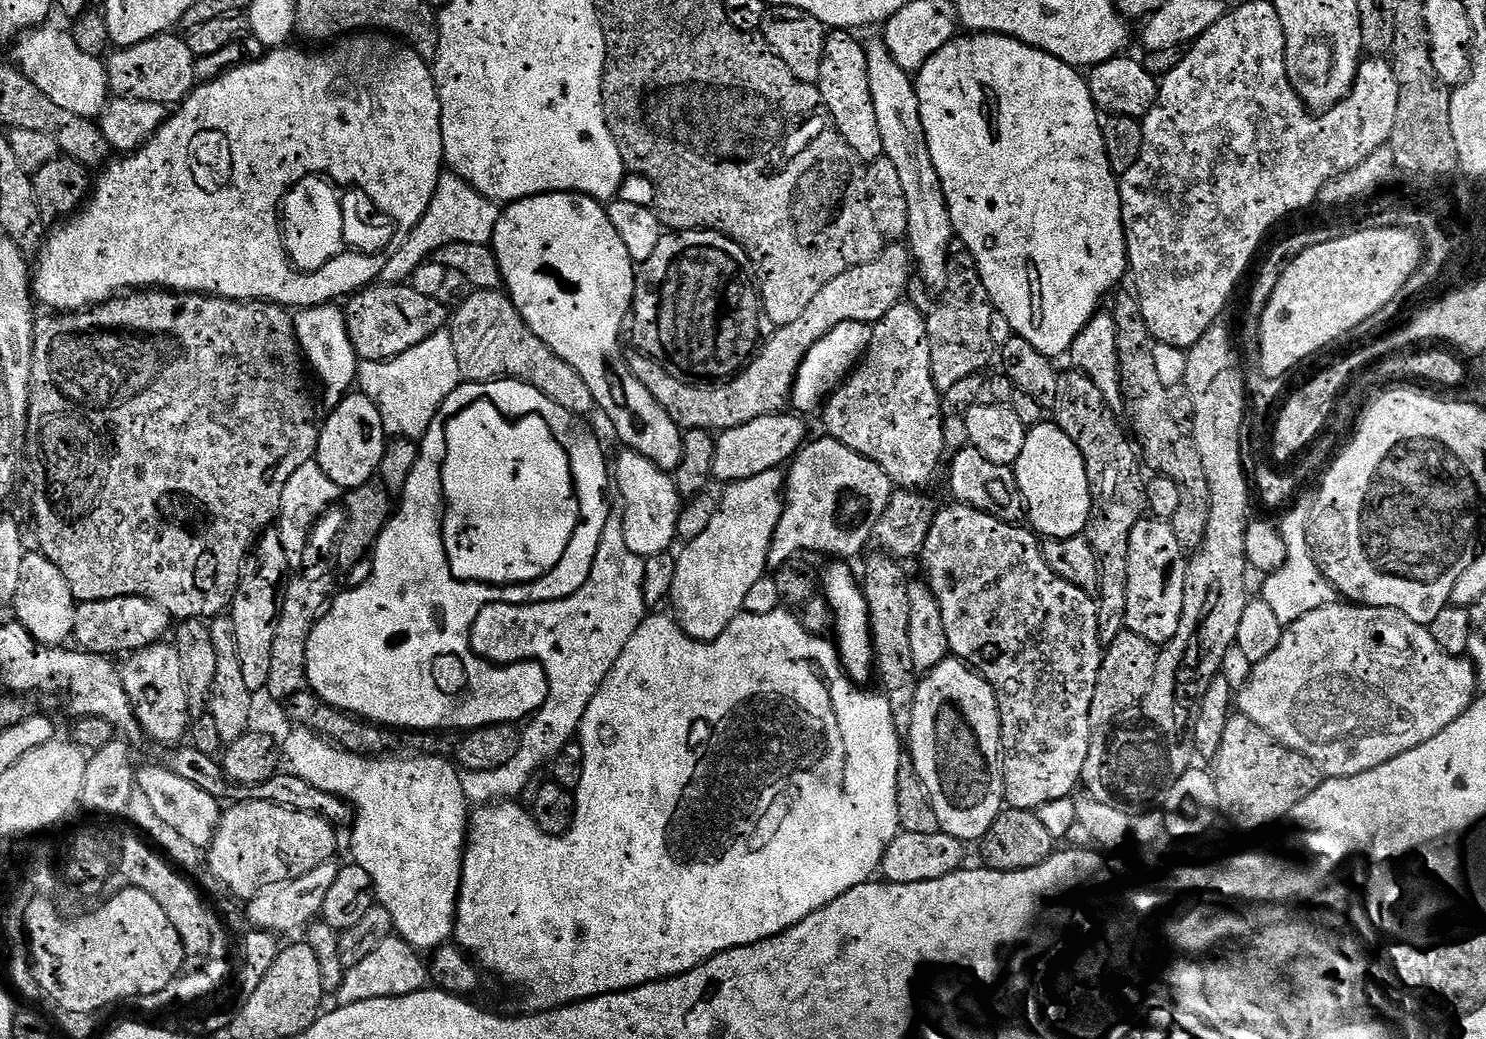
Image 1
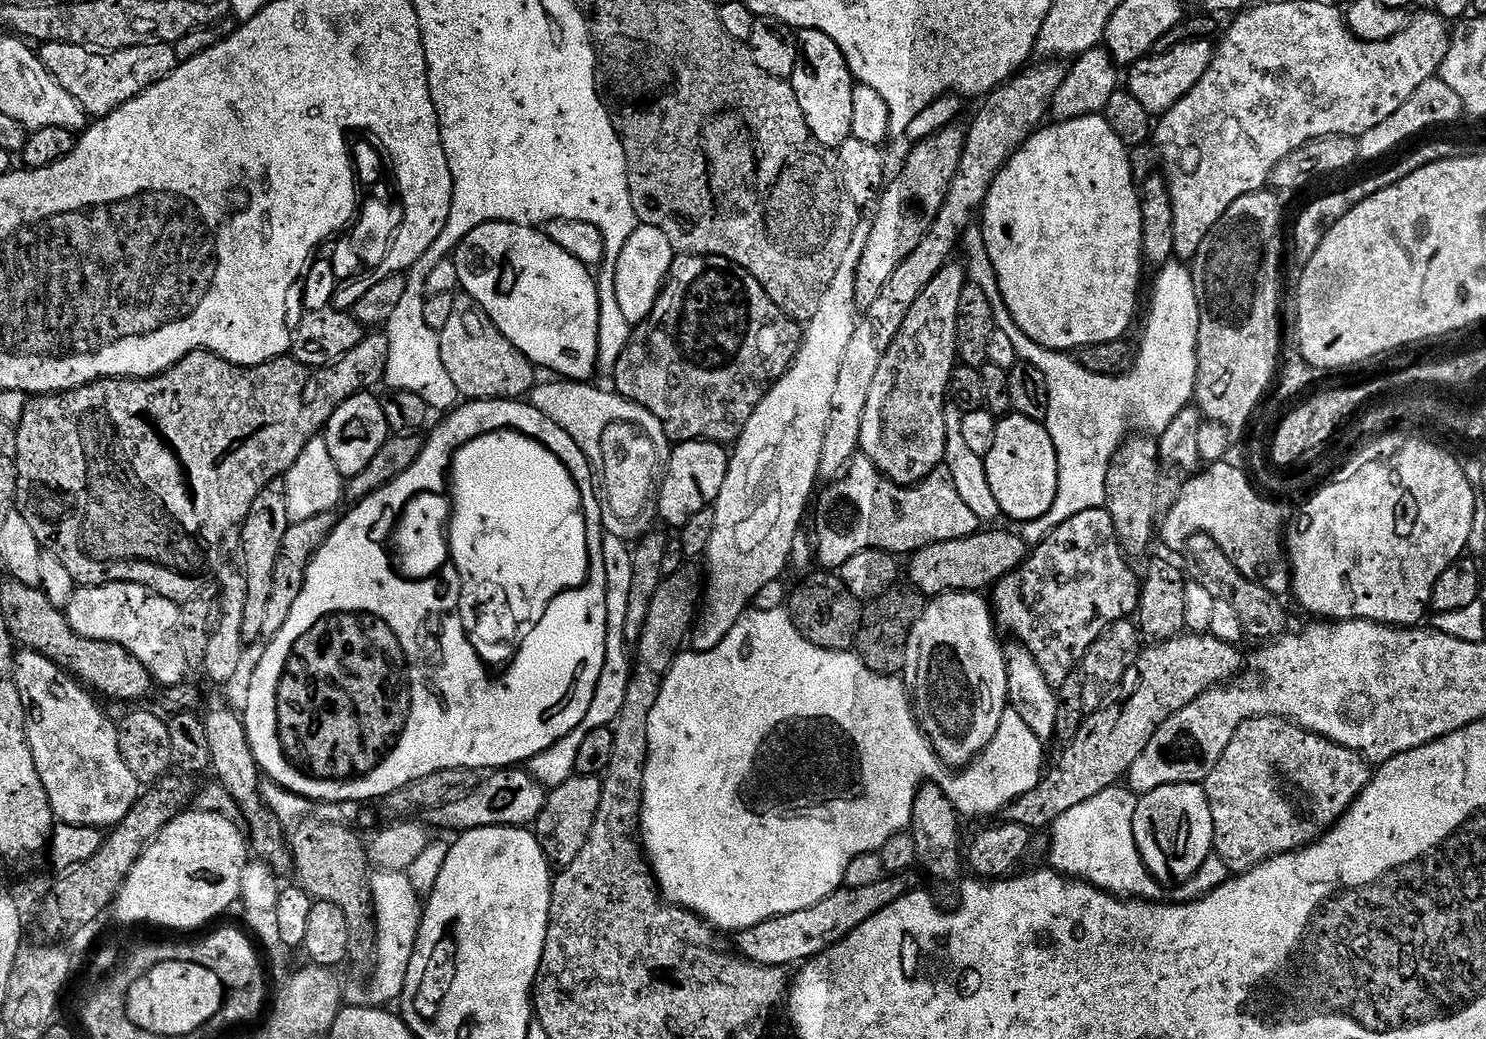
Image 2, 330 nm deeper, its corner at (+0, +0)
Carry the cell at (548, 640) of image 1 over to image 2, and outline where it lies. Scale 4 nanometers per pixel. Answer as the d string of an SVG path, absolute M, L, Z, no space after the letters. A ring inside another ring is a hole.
M605 535L602 542L602 562L606 566L606 622L608 633L606 634L606 662L602 666L602 678L598 678L598 686L594 690L594 702L590 702L590 710L586 710L586 718L566 738L562 738L550 750L538 754L529 760L526 768L532 773L532 777L545 789L551 790L562 786L576 772L576 759L578 758L578 746L586 739L590 730L598 730L615 725L618 714L622 710L622 702L626 702L626 686L628 679L632 677L630 667L630 645L624 641L626 630L626 609L630 602L630 585L634 574L634 562L632 561L632 548L629 541L623 536Z

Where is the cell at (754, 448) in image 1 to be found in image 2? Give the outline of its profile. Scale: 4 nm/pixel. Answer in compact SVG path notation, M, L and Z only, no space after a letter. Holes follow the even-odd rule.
M686 440L677 443L671 449L667 465L664 469L664 481L660 483L659 519L661 521L665 520L675 530L681 530L684 529L686 524L699 511L713 507L718 498L718 494L722 490L722 482L726 482L729 459L729 449L723 444L714 444L709 440Z

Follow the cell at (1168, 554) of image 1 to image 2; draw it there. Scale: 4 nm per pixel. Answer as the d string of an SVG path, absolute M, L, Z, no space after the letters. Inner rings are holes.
M1107 507L1082 510L1082 514L1074 514L1074 518L1062 522L1062 526L1053 530L1042 543L1035 545L1016 571L996 581L991 593L993 596L990 596L995 623L1003 631L1005 628L1013 632L1016 635L1013 637L1032 651L1038 666L1042 666L1042 674L1046 674L1052 685L1062 685L1068 676L1077 671L1088 647L1111 624L1131 617L1139 608L1141 581L1138 576L1136 580L1136 572L1128 563L1129 557L1120 547L1120 539L1116 536Z

